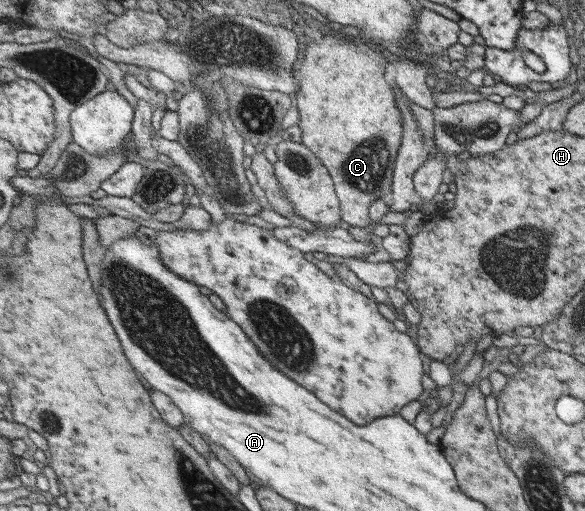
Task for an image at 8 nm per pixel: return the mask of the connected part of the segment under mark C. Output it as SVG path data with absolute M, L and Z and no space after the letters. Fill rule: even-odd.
M321 36L312 44L306 44L306 54L296 72L298 89L292 97L297 108L301 132L301 144L312 151L332 176L336 195L341 203L341 219L350 226L370 224L368 206L377 198L387 199L391 194L393 164L401 147L402 118L396 91L382 78L388 63L380 52L374 52L362 44L340 42L332 36Z

